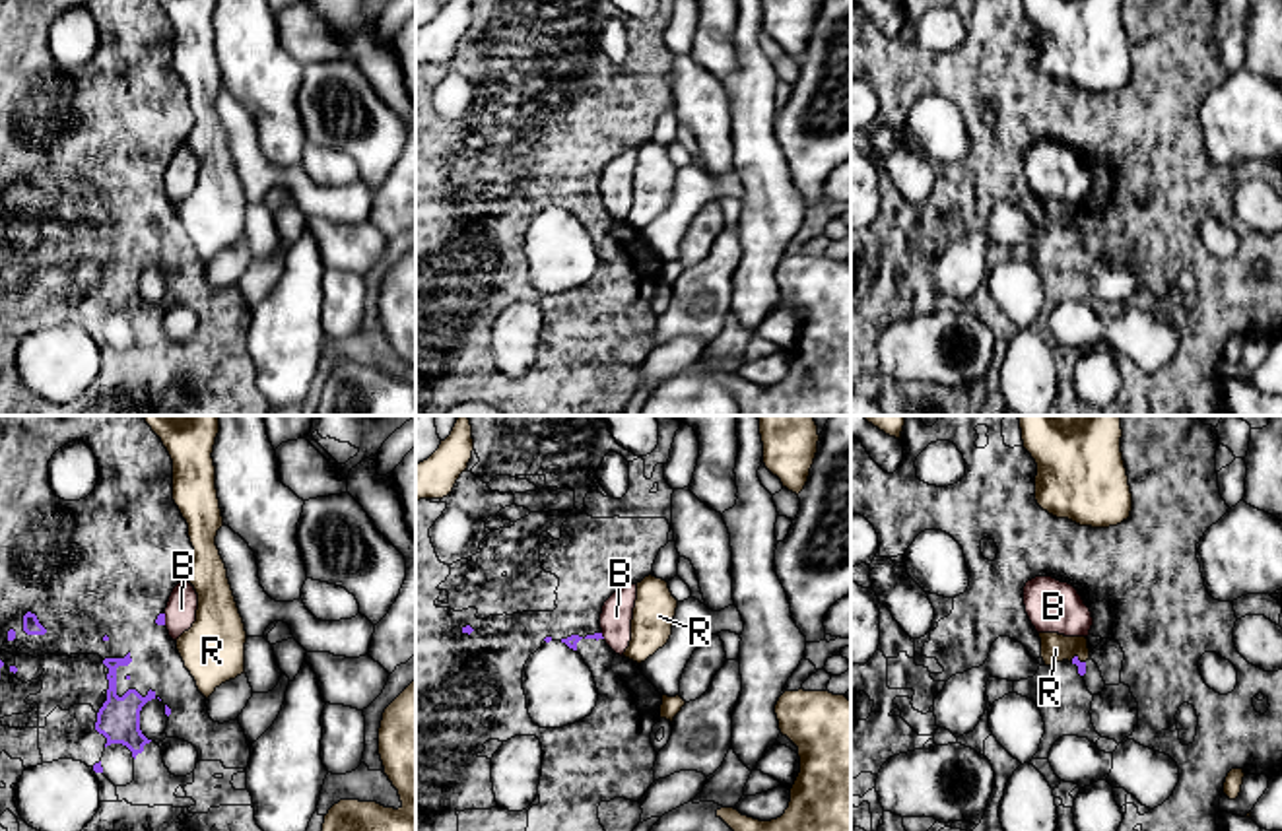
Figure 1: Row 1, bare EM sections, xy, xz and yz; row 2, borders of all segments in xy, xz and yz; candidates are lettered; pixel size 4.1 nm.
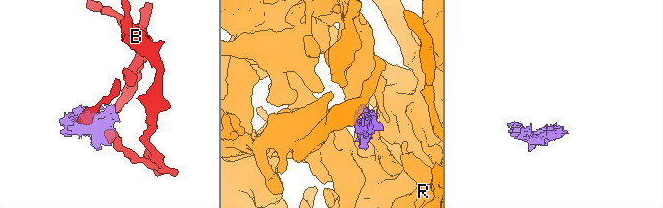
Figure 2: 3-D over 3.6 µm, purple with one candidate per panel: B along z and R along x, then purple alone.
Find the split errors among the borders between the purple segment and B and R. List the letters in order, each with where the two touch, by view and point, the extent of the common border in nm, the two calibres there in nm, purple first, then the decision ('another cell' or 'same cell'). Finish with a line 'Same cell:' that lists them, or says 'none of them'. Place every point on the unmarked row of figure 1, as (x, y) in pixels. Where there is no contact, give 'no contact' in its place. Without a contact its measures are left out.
B: contact xy (164, 185); length 50 nm; calibres 40 and 130 nm; another cell
R: contact yz (1077, 224); length 70 nm; calibres 30 and 120 nm; another cell
Same cell: none of them

